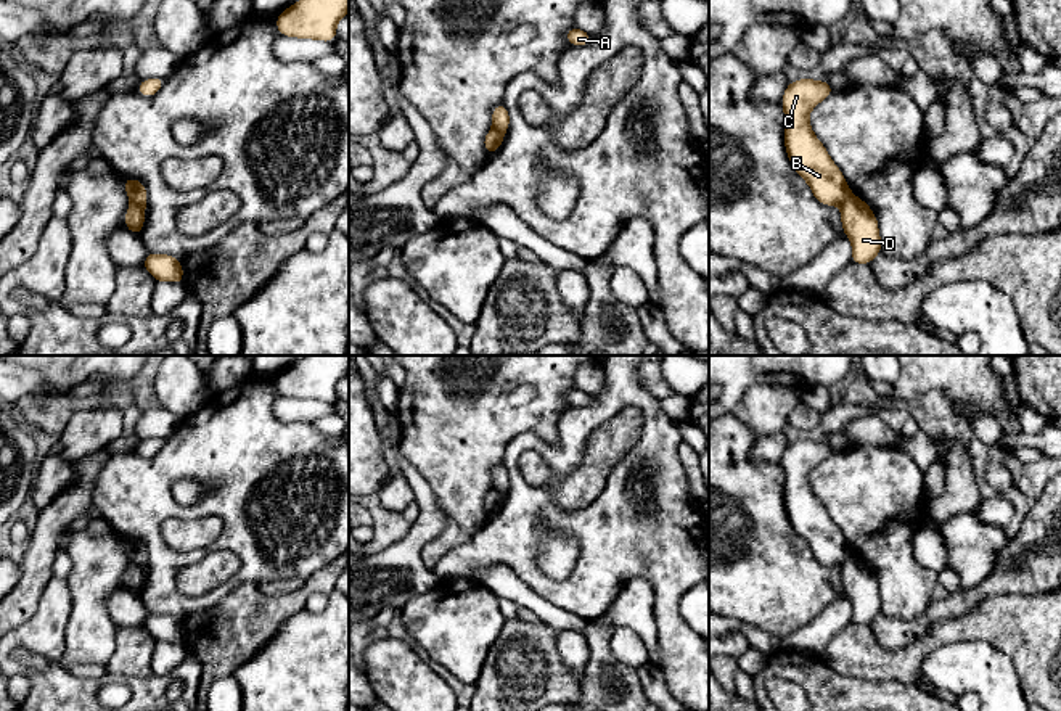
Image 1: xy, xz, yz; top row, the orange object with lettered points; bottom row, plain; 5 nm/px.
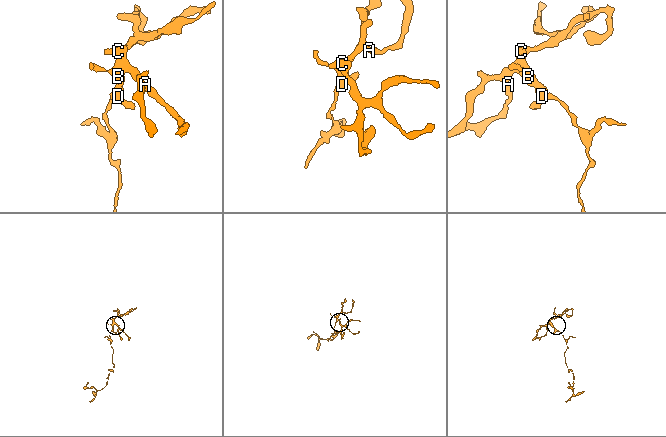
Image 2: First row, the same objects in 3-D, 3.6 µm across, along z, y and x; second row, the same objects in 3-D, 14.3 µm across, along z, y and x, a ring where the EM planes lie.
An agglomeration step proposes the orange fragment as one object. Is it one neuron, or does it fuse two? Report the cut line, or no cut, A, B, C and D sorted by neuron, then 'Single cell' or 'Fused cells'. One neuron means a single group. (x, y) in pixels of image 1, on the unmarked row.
Split along xy (131, 560), (143, 570). Groups: A B C / D. Fused cells

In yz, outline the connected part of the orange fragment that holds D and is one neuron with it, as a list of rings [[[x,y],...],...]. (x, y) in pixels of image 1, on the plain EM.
[[[852,555],[841,566],[842,594],[852,603],[852,623],[871,624],[881,614],[881,597],[878,581],[870,566]]]

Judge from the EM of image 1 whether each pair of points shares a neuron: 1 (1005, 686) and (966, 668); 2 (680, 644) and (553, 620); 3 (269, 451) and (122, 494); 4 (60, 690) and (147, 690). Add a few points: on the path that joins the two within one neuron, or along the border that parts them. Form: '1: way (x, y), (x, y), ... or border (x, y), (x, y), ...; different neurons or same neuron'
1: way (995, 681), (984, 669), (976, 668); same neuron
2: border (552, 604), (585, 621); different neurons
3: way (232, 451), (190, 451), (159, 472); same neuron
4: way (81, 690), (106, 679), (126, 679); same neuron

